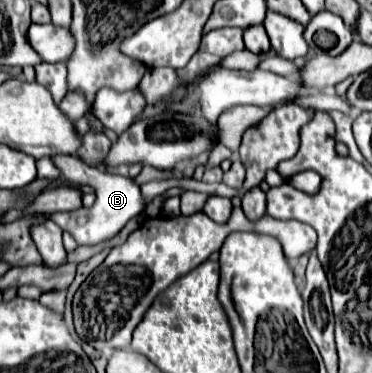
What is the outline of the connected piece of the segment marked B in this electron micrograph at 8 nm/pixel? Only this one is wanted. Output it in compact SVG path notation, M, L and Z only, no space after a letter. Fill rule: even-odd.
M53 155L51 161L59 167L59 171L63 171L63 177L71 183L85 183L95 187L95 203L91 207L79 207L71 213L55 213L51 215L51 219L63 229L69 231L73 235L73 239L79 245L97 245L109 237L113 237L117 231L123 229L123 225L131 219L143 213L145 209L145 201L141 197L139 185L135 185L129 177L121 177L121 175L107 175L103 169L99 167L91 167L87 163L83 163L79 157L75 155Z

